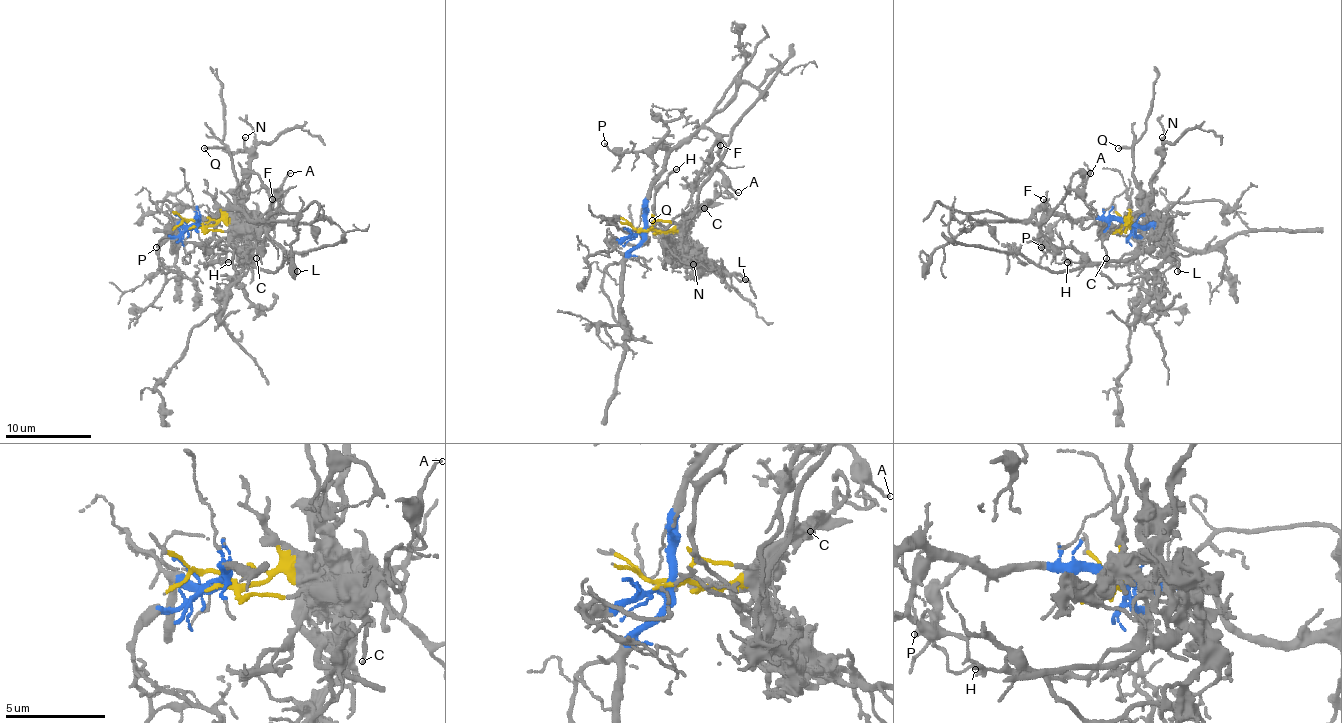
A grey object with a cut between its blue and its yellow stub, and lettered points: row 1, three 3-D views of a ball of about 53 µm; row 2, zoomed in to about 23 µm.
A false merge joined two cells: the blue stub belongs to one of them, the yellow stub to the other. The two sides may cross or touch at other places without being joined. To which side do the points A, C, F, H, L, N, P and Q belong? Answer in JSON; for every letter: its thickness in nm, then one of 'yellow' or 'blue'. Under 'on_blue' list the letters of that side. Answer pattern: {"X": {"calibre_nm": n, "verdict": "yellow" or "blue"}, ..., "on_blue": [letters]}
{"A": {"calibre_nm": 110, "verdict": "blue"}, "C": {"calibre_nm": 100, "verdict": "yellow"}, "F": {"calibre_nm": 120, "verdict": "blue"}, "H": {"calibre_nm": 200, "verdict": "yellow"}, "L": {"calibre_nm": 120, "verdict": "yellow"}, "N": {"calibre_nm": 180, "verdict": "yellow"}, "P": {"calibre_nm": 100, "verdict": "blue"}, "Q": {"calibre_nm": 150, "verdict": "yellow"}, "on_blue": ["A", "F", "P"]}

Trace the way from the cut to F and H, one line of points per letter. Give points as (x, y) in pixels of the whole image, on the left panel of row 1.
F: (197, 225), (201, 218), (212, 218), (227, 210), (242, 210), (255, 223), (267, 223), (272, 220), (272, 199)
H: (197, 225), (229, 220), (233, 225), (233, 238), (229, 246), (205, 265), (229, 261)

